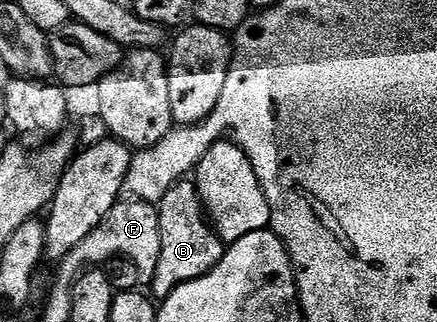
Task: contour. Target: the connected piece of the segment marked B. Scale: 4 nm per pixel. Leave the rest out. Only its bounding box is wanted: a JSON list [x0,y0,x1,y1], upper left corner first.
[150,180,225,300]

